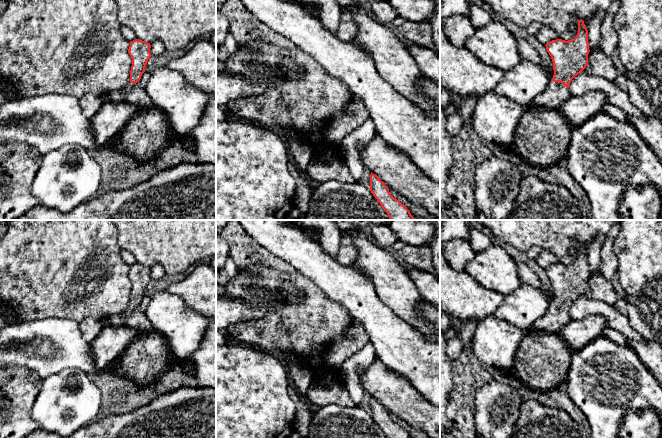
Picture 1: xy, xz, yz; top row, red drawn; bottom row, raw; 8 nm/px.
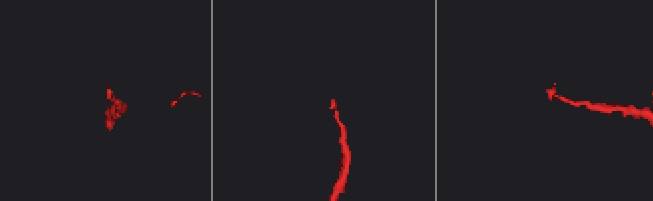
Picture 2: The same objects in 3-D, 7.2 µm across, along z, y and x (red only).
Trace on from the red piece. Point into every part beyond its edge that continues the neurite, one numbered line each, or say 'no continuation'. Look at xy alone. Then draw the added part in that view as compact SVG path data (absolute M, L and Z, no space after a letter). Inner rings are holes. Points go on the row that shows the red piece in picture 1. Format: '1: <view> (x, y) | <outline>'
1: xy (133, 93) | M140 81L137 83L129 83L126 87L119 91L109 94L113 101L124 101L140 108L148 108L153 106L151 98L146 90L141 86Z

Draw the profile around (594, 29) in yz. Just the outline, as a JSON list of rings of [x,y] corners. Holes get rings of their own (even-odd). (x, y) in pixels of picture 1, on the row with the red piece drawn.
[[[607,11],[596,12],[588,26],[588,43],[590,52],[598,51],[601,49],[601,28],[604,19],[606,18]]]

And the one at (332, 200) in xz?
[[[329,180],[312,191],[305,220],[389,220],[362,182]]]

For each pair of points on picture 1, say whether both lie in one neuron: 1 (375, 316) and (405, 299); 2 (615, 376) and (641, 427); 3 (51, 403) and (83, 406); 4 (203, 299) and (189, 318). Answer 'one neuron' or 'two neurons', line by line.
1: two neurons
2: two neurons
3: one neuron
4: two neurons

